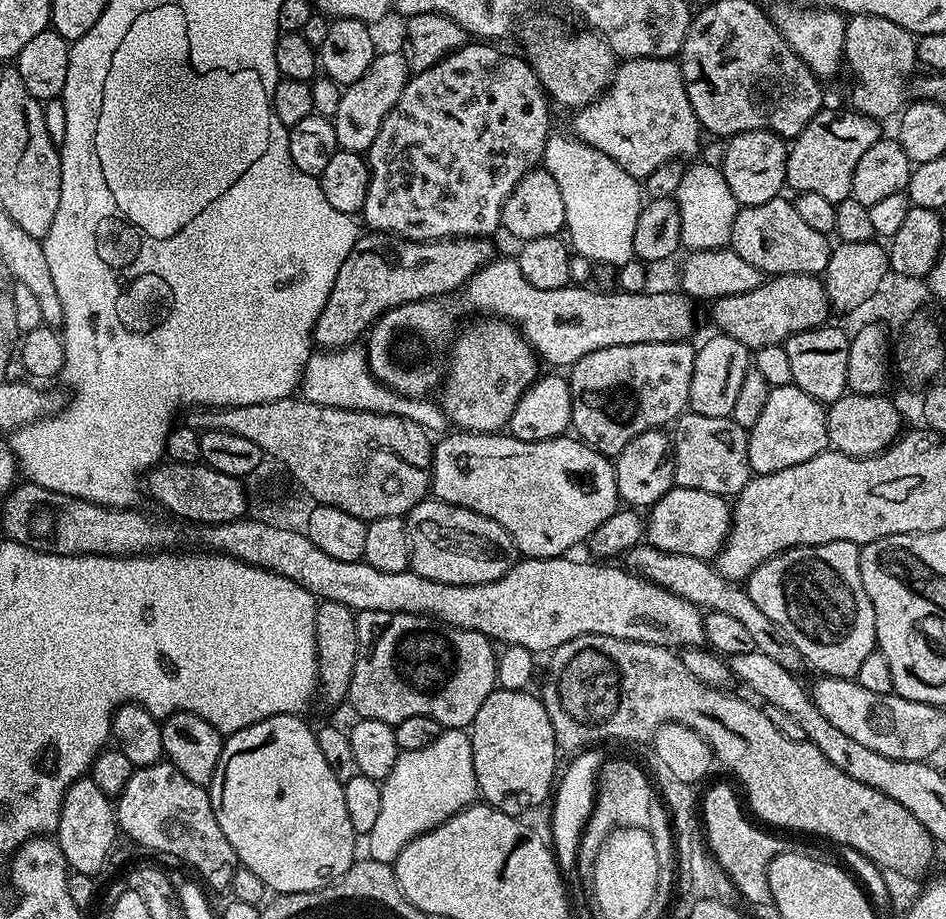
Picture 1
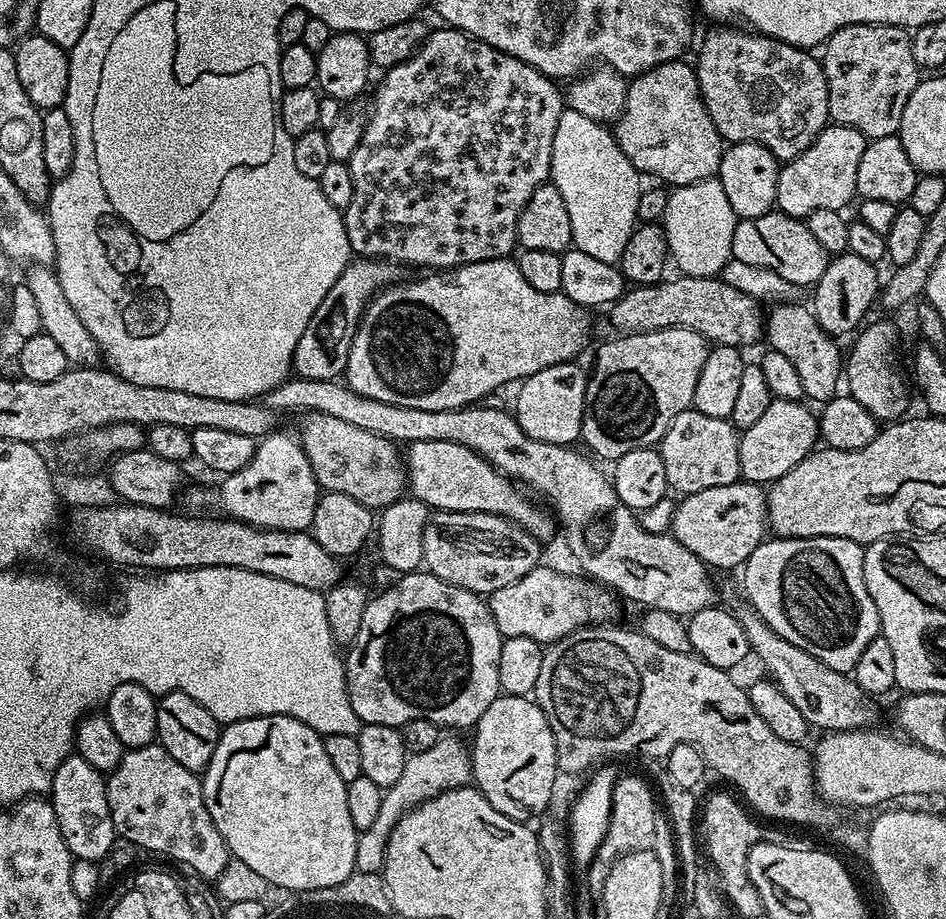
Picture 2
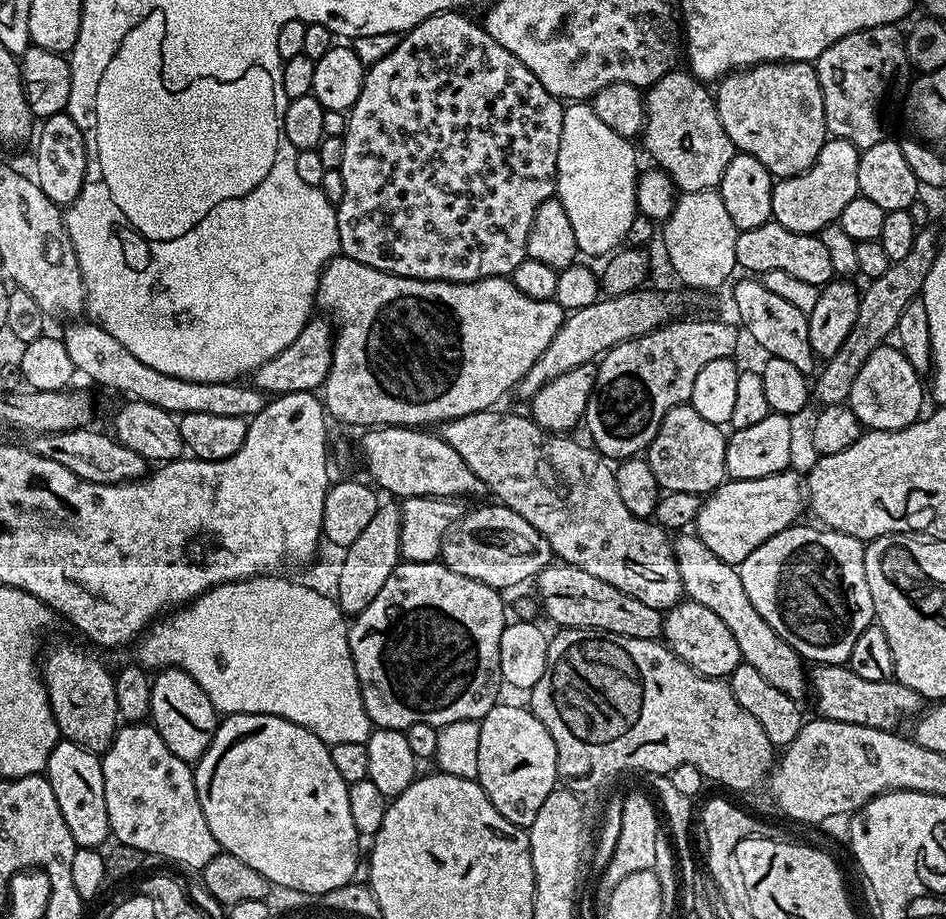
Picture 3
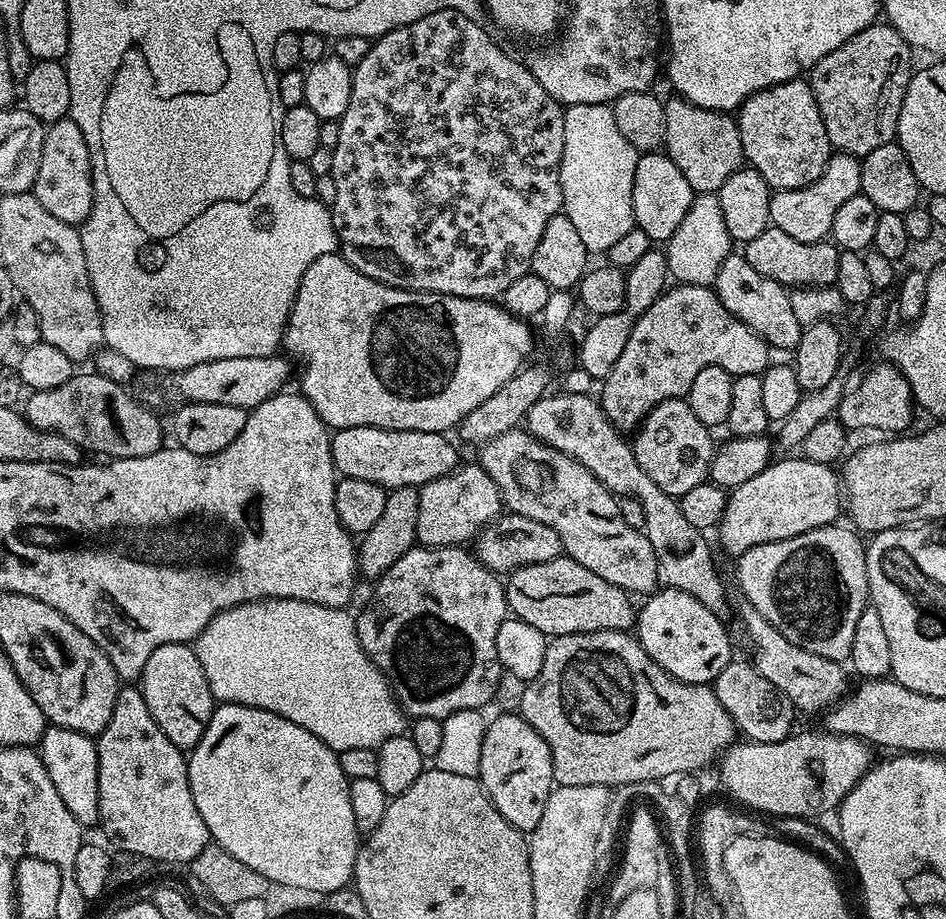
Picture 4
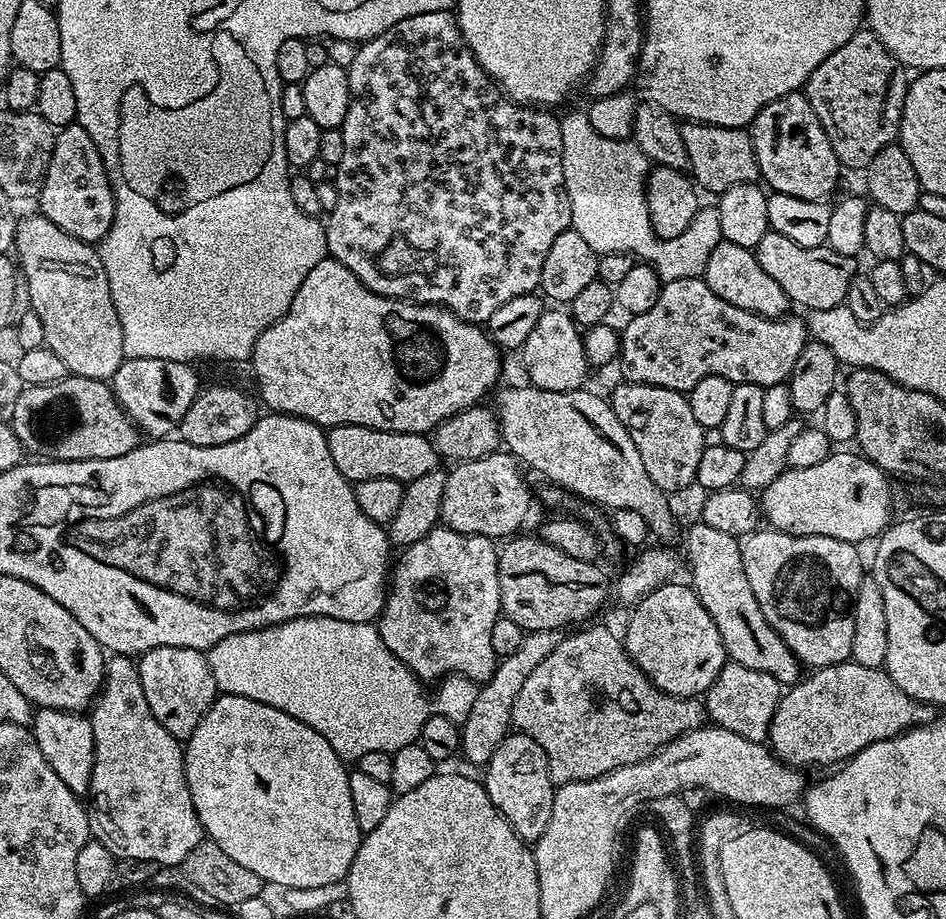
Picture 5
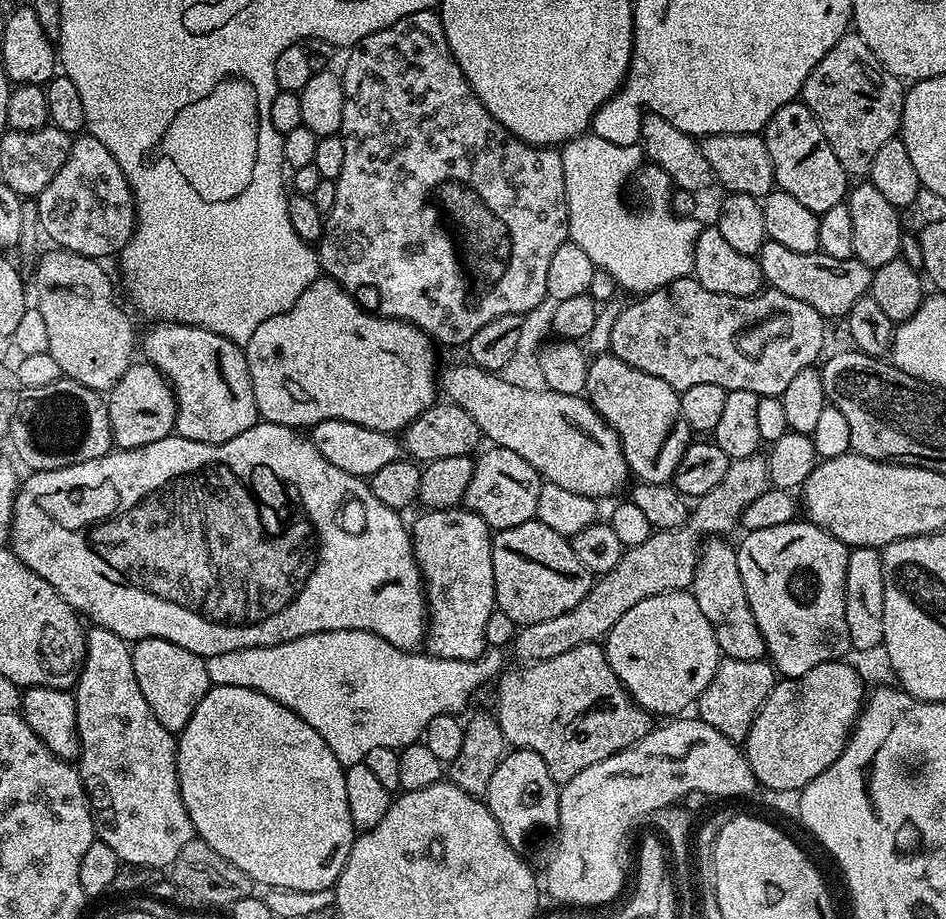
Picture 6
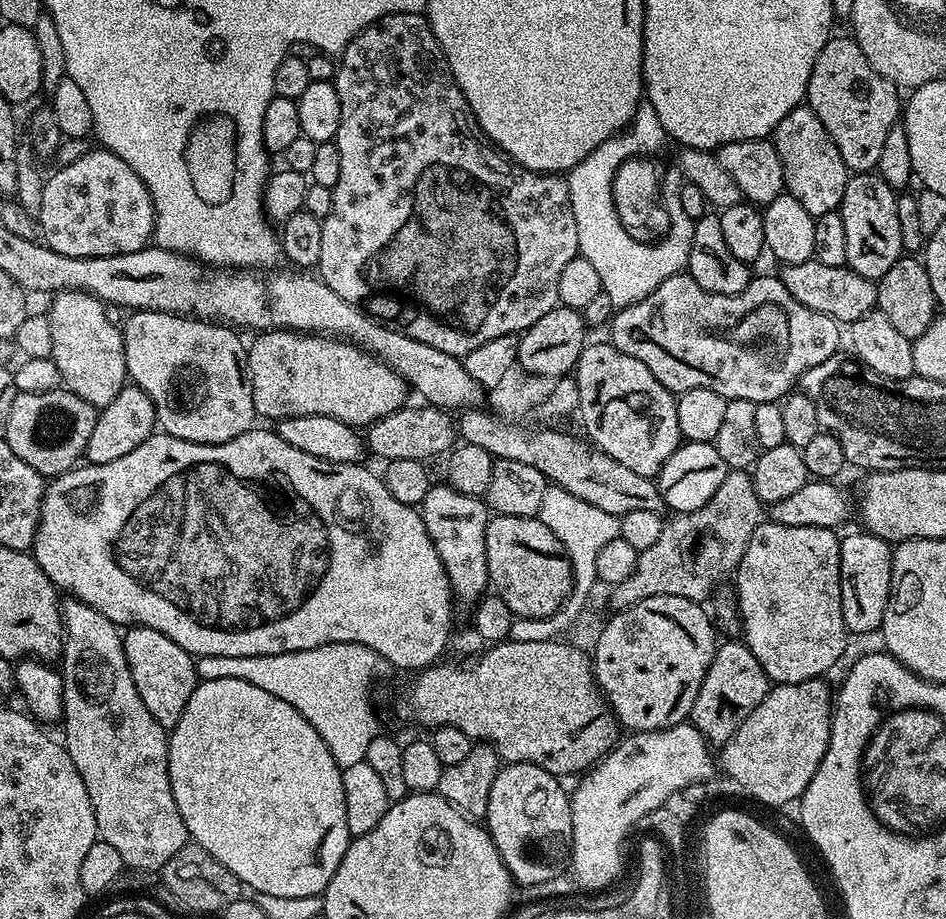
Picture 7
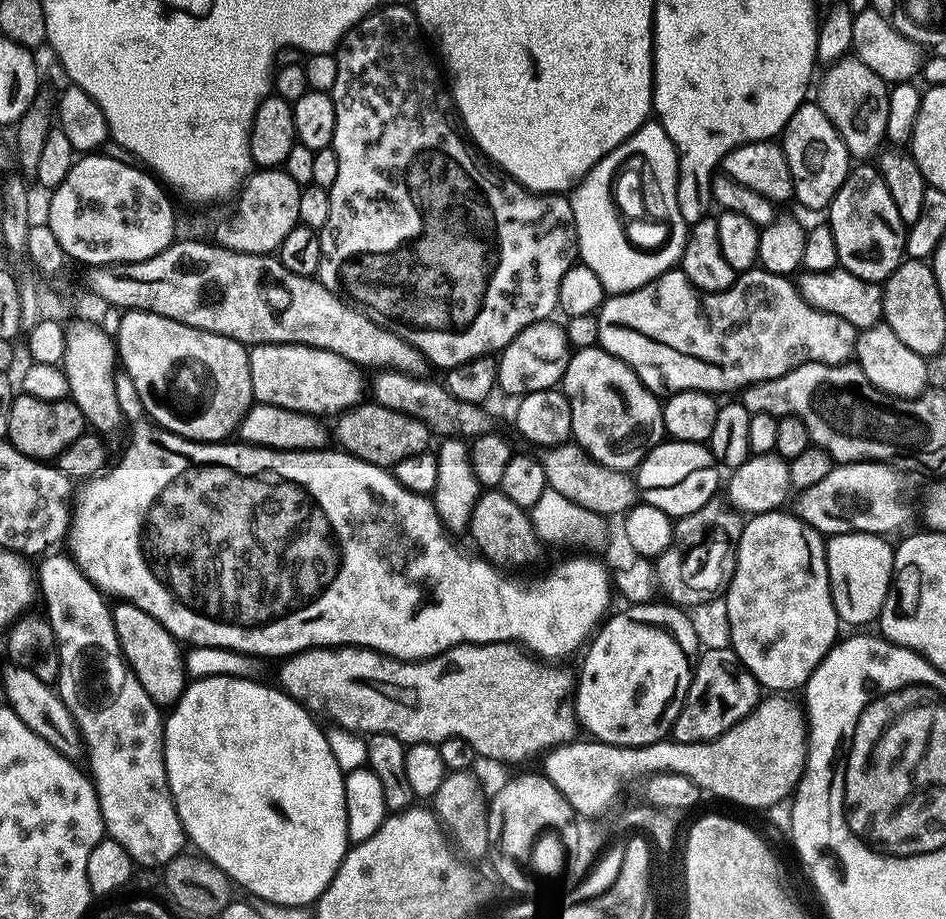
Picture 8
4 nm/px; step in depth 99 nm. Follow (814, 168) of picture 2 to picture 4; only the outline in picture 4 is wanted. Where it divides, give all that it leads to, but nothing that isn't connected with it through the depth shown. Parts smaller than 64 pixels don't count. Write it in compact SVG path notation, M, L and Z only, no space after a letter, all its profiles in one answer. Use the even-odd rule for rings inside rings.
M836 152L828 160L826 170L810 186L795 188L789 192L773 191L770 198L771 227L798 238L798 242L818 242L831 233L834 226L834 214L849 198L861 195L862 170L860 160L845 152Z

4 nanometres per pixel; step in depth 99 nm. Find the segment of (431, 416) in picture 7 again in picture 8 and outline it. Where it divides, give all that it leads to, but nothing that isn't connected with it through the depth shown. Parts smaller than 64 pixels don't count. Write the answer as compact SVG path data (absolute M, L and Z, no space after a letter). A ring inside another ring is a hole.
M361 402L353 408L347 408L335 417L334 423L334 440L340 443L337 445L343 451L362 462L389 470L402 462L402 458L410 458L410 454L429 451L431 444L428 443L434 440L432 432L418 418L408 417L375 402Z

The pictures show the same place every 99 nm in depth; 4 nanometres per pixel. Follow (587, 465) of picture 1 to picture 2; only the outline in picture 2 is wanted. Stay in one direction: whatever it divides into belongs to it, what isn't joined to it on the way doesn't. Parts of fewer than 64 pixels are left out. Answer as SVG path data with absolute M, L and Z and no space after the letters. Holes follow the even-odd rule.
M414 442L407 445L406 471L411 495L429 510L494 514L517 524L541 542L547 542L555 532L557 535L558 524L551 515L544 516L520 494L521 489L513 481L498 472L488 460L483 460L477 452L458 442Z

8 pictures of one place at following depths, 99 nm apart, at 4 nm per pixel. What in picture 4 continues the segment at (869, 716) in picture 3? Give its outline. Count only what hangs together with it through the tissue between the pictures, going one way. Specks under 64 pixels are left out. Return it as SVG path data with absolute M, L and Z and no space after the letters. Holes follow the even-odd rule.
M746 602L742 606L740 618L744 634L753 649L750 658L755 668L790 698L797 711L823 713L849 691L849 673L841 661L823 658L820 654L795 646L776 627L762 618L762 614L754 610L752 604Z

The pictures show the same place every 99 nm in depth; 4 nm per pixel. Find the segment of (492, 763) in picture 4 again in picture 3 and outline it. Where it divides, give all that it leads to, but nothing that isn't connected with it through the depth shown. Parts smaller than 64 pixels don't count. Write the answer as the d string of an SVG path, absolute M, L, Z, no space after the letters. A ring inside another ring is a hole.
M498 702L479 721L478 754L474 765L475 779L482 786L482 790L490 798L490 802L510 822L514 822L525 830L532 827L534 818L538 818L538 810L542 810L542 802L550 793L557 791L558 777L556 775L556 751L554 738L550 738L550 730L537 716L532 713L531 707L519 708L516 704Z

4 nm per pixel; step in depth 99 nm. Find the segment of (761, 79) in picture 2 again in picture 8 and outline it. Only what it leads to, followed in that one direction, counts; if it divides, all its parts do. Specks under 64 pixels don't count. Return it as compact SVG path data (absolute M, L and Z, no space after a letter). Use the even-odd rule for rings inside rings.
M805 102L786 122L782 133L782 147L792 175L792 194L795 203L809 208L812 212L823 213L832 203L834 194L846 182L850 171L850 157L846 142L842 142L840 131L826 118L816 102Z

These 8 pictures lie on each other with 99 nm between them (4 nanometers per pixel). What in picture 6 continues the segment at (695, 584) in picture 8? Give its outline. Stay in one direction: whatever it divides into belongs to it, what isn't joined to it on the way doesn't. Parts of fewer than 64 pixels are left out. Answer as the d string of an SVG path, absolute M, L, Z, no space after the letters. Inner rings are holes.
M757 454L750 458L738 458L729 463L722 482L714 486L704 496L695 501L687 520L682 527L653 531L646 542L633 548L625 548L620 555L618 566L614 570L603 573L593 583L590 594L574 610L566 614L558 614L558 618L546 618L546 622L534 622L523 625L517 631L510 644L511 650L516 651L520 662L545 660L554 658L558 654L566 654L566 650L574 650L574 646L595 644L603 641L608 632L630 610L630 606L638 606L642 598L662 594L663 592L682 592L692 587L698 553L701 551L701 538L720 538L731 530L735 524L739 525L742 513L758 494L762 494L770 487L768 482L768 457Z

